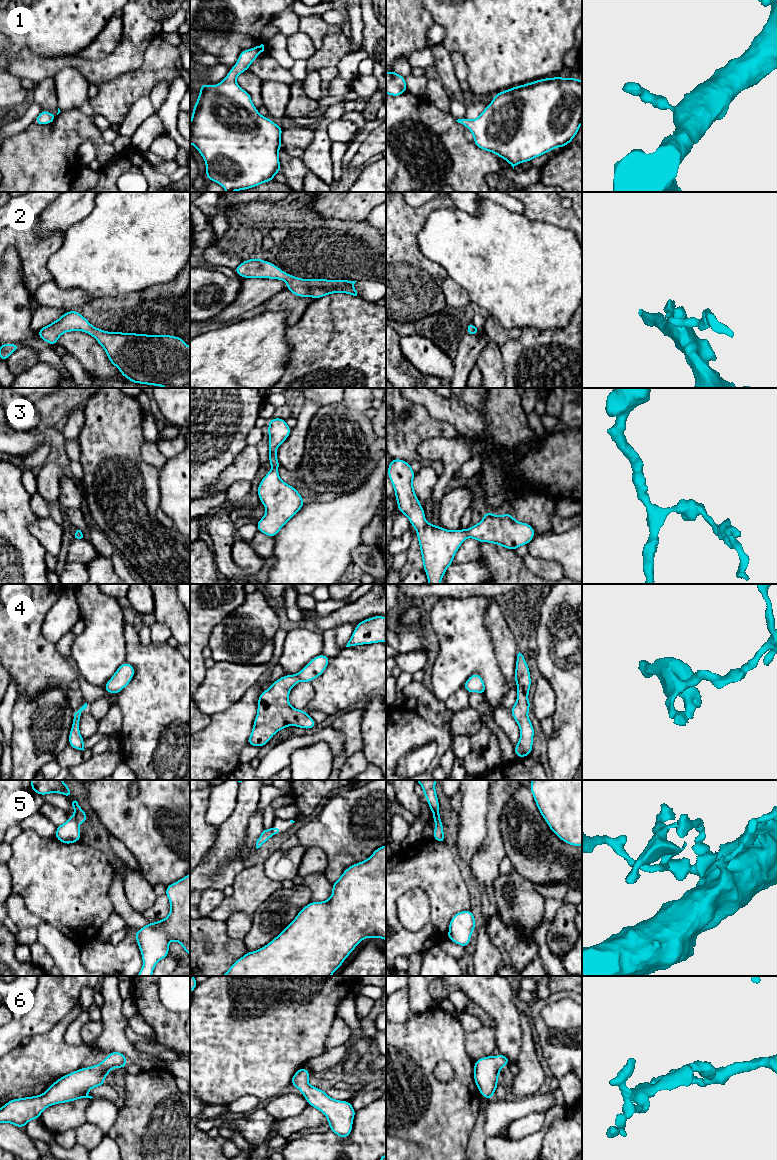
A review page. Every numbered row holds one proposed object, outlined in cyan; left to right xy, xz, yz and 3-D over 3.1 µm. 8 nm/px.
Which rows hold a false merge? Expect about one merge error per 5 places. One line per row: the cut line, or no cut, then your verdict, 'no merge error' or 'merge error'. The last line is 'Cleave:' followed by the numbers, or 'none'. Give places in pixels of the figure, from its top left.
1: no cut | no merge error
2: no cut | no merge error
3: no cut | no merge error
4: no cut | no merge error
5: xy (73, 817), (78, 823) | merge error
6: no cut | no merge error
Cleave: 5

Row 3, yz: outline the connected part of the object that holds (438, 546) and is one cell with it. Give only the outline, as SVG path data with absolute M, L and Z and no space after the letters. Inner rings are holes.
M391 459L387 473L395 491L399 513L405 514L416 529L428 584L441 583L446 569L453 564L456 552L467 538L516 550L521 545L528 545L536 534L530 524L516 521L510 513L496 516L486 512L478 524L467 530L449 531L427 523L423 507L414 492L415 472L410 463Z

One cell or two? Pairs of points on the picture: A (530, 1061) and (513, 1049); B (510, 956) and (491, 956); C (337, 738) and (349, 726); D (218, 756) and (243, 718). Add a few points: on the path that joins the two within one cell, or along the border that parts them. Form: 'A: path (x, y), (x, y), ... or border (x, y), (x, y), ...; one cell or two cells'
A: border (522, 1031), (522, 1048), (515, 1063); two cells
B: border (488, 936), (502, 960); two cells
C: border (331, 726), (343, 735), (343, 751), (336, 756); two cells
D: path (218, 747), (234, 727); one cell

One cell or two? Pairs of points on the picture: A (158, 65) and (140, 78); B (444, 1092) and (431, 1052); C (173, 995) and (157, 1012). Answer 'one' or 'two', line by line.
A: one
B: one
C: two

